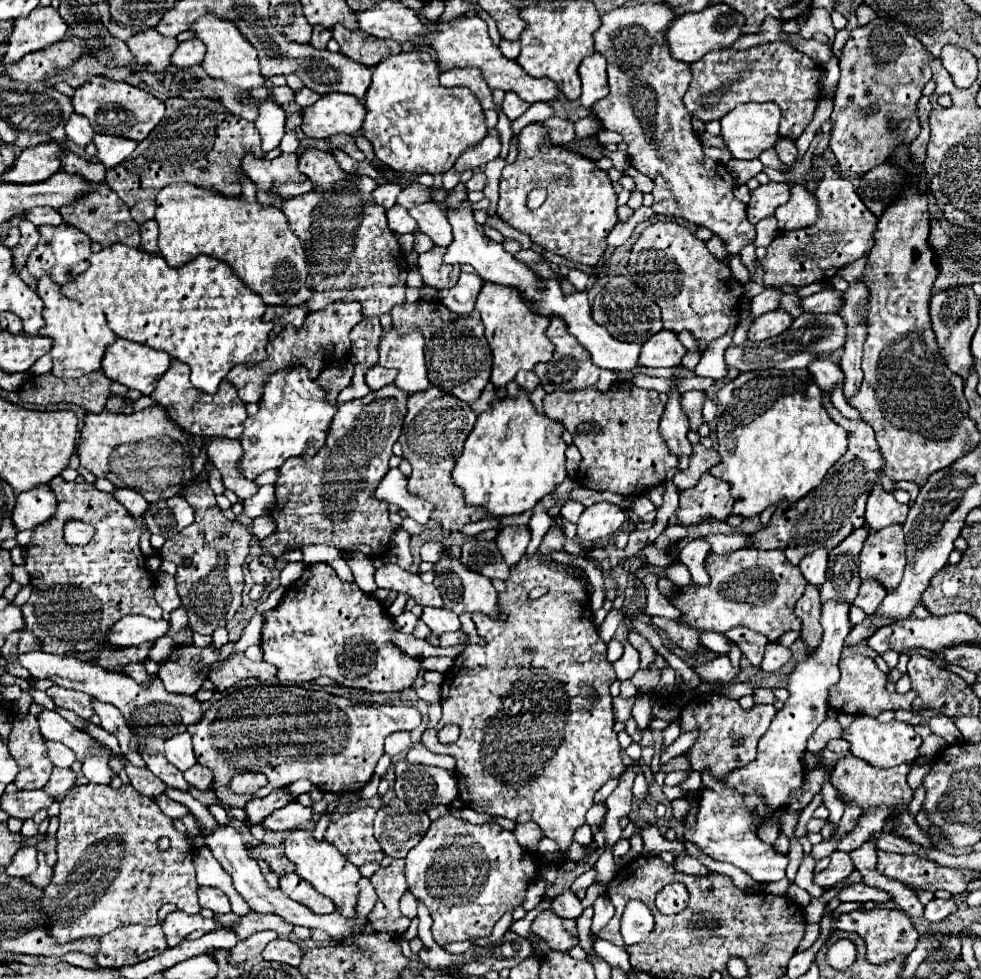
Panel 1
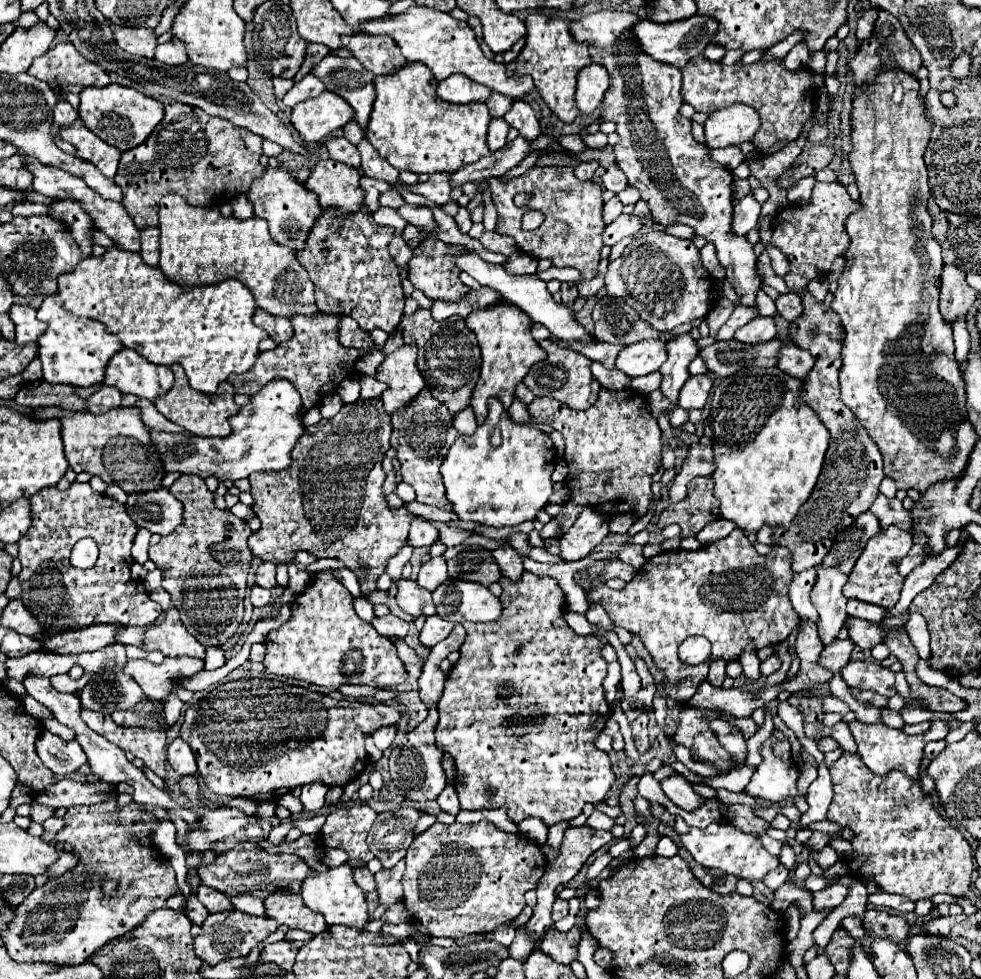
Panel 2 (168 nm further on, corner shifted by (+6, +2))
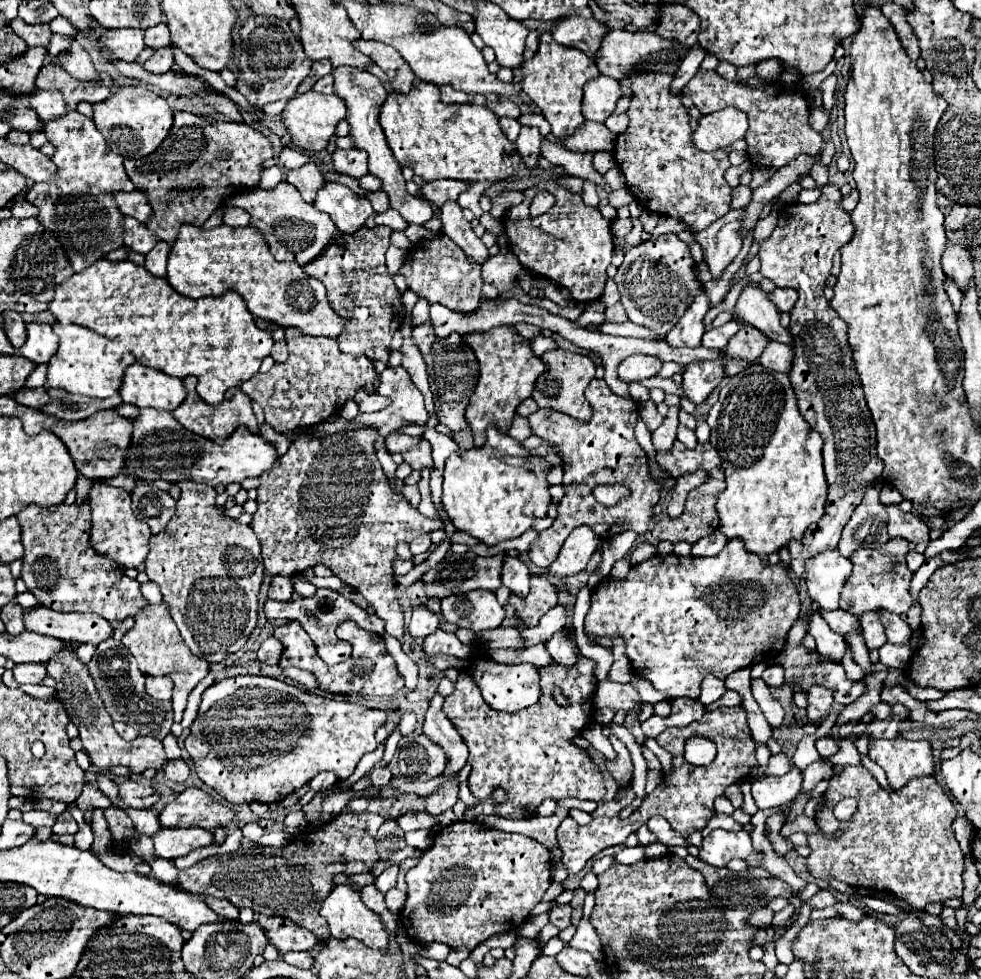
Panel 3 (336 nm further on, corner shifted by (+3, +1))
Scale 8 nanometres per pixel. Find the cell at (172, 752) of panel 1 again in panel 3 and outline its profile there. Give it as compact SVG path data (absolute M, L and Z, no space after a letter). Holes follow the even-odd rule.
M183 758L167 762L167 778L173 780L173 782L185 782L189 772L191 772L189 770L189 762L183 760Z

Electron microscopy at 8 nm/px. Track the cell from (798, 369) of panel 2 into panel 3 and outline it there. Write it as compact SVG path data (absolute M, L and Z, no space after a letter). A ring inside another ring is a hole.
M769 342L759 362L765 368L771 368L775 372L789 372L793 364L793 346L783 344L783 342Z

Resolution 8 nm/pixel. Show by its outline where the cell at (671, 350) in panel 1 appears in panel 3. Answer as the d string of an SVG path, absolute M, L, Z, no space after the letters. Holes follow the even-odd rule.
M631 354L619 364L619 378L625 382L645 380L645 378L655 376L661 370L661 366L663 366L663 362L659 362L659 358L655 358L655 356Z

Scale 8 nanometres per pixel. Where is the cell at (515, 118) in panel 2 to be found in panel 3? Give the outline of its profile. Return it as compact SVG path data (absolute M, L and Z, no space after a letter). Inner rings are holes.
M521 126L519 138L517 138L517 150L519 150L519 154L523 156L523 162L529 168L537 166L541 140L543 140L543 136L539 134L539 128L535 128L535 126Z

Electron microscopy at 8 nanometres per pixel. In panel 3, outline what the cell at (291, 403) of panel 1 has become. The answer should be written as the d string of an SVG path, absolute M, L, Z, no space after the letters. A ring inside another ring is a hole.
M143 408L135 418L133 442L125 456L127 472L135 478L143 480L163 478L167 482L195 480L211 486L217 484L227 486L231 482L243 482L249 476L261 476L263 472L271 470L271 466L275 466L277 460L279 456L275 446L269 444L261 432L253 434L245 426L239 426L239 430L235 430L231 438L225 440L225 444L213 444L213 440L197 436L187 428L183 428L171 416L171 412L155 408Z

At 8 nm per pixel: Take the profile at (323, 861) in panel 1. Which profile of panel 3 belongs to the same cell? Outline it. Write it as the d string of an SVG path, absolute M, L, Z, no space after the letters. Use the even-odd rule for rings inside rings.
M337 884L329 892L329 896L319 904L319 914L327 920L333 938L343 940L343 938L351 936L351 938L361 940L369 948L381 948L381 950L385 950L389 946L387 944L387 932L385 932L379 916L365 906L365 902L361 900L361 892L349 884Z

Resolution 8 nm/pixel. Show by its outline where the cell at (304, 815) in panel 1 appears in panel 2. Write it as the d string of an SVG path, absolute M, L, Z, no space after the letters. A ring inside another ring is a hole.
M320 781L316 783L310 783L310 785L304 785L302 787L302 795L300 795L300 801L304 805L304 813L314 813L318 811L320 807L324 807L324 797L326 797L326 791L328 787L322 785Z

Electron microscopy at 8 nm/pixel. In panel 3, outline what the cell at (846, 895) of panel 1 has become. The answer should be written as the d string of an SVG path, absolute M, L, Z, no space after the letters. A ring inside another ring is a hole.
M819 890L819 894L815 894L809 904L811 908L827 908L827 906L835 906L839 900L833 896L831 890Z

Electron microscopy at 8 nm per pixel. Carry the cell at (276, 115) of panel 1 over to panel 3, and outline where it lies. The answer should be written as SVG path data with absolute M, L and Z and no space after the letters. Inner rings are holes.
M283 148L281 154L279 154L279 164L285 166L287 170L291 168L299 168L303 166L305 162L309 162L309 156L297 148Z

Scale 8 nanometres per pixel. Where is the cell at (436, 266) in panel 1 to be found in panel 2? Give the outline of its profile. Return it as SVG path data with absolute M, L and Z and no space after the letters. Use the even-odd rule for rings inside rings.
M426 237L416 249L414 255L408 263L408 279L412 281L412 285L416 289L420 289L428 299L436 301L436 299L444 299L444 301L460 301L470 287L466 287L460 281L460 269L456 265L456 257L462 255L466 249L462 249L460 245L446 245L442 243L438 237Z

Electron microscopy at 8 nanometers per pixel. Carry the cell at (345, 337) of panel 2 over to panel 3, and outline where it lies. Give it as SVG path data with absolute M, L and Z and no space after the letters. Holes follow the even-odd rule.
M185 224L179 228L179 236L169 252L167 280L187 298L219 296L225 290L235 290L245 298L255 318L275 322L283 328L297 326L309 336L337 338L347 324L347 320L329 306L323 282L307 276L295 262L277 262L267 242L263 242L263 234L253 226L231 228L221 224L205 230Z

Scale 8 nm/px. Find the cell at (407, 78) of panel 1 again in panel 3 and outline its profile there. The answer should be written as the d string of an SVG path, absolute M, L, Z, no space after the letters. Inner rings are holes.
M417 82L411 86L407 94L389 92L385 104L381 106L379 124L385 132L387 144L401 166L413 168L413 172L427 182L439 178L453 178L465 182L483 182L483 180L503 180L515 176L519 172L521 156L517 146L511 144L499 128L497 116L487 106L475 104L445 104L439 100L439 86L431 86L431 82Z

